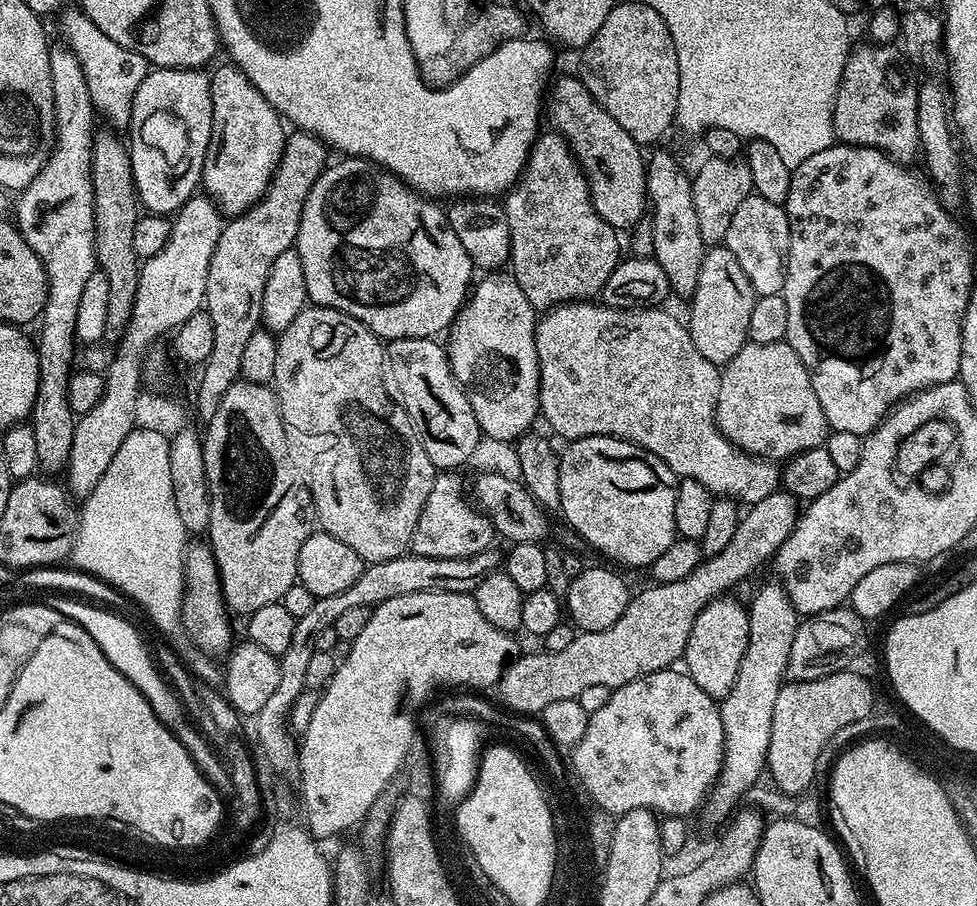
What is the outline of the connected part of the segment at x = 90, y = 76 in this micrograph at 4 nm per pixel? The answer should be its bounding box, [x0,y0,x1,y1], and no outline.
[59,12,150,129]

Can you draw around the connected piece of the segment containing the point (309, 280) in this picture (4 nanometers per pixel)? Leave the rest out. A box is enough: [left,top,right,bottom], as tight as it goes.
[294,156,474,342]

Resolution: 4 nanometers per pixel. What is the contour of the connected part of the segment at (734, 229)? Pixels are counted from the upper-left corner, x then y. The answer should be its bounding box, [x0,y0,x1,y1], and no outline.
[723,194,790,296]

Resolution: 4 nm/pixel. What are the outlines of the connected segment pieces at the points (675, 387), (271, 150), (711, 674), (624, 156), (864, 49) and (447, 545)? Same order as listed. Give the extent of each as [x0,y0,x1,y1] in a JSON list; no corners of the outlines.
[[536,302,782,506],[202,62,286,218],[682,594,750,702],[546,75,650,229],[833,42,920,162],[410,470,494,558]]

